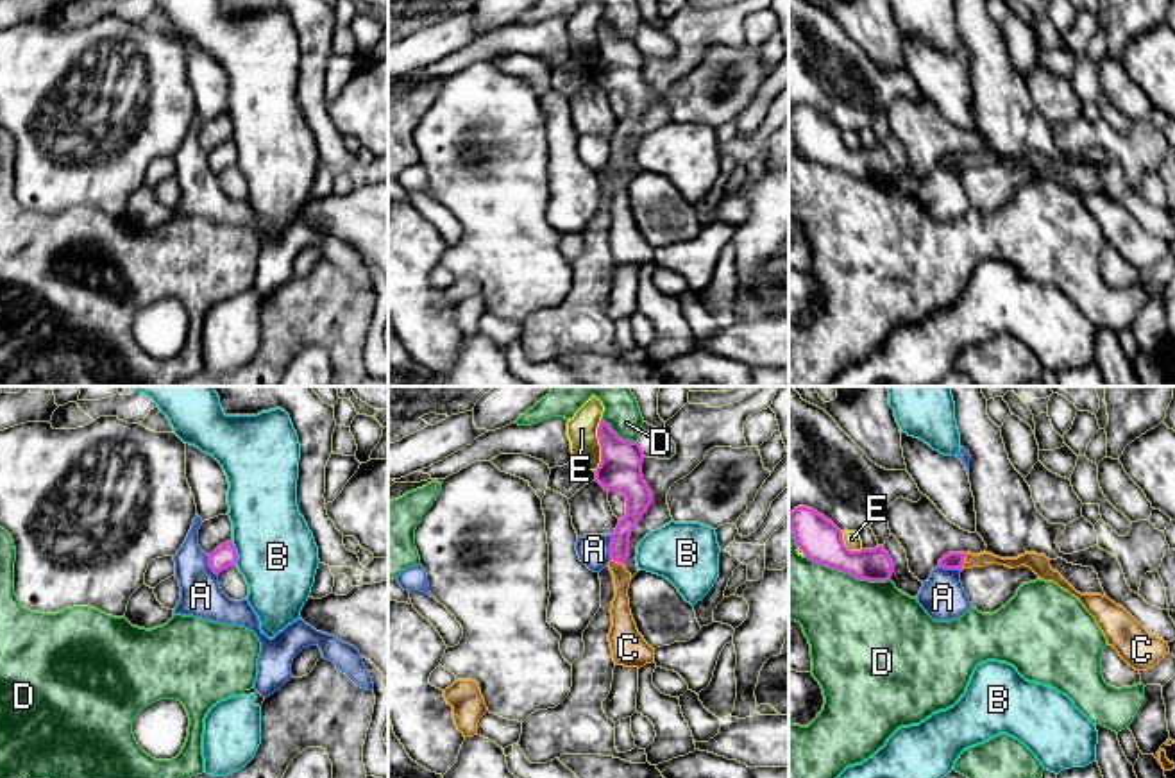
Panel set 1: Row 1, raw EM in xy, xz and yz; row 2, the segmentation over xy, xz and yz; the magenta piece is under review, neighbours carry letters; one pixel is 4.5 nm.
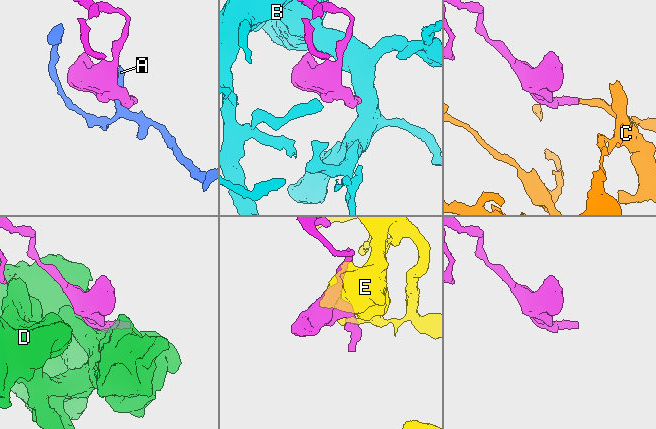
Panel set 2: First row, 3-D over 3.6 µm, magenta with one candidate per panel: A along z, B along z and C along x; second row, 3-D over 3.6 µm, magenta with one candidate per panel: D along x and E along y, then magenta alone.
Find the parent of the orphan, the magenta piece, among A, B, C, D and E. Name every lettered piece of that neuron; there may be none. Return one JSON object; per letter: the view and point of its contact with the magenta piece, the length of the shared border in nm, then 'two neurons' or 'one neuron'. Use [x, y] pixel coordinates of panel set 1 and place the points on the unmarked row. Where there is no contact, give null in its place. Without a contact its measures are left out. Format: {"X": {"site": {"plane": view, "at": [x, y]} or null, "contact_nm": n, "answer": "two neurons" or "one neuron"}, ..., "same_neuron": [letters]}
{"A": {"site": {"plane": "xz", "at": [610, 145]}, "contact_nm": 120, "answer": "two neurons"}, "B": {"site": {"plane": "xy", "at": [236, 152]}, "contact_nm": 110, "answer": "two neurons"}, "C": {"site": {"plane": "yz", "at": [963, 161]}, "contact_nm": 80, "answer": "one neuron"}, "D": {"site": {"plane": "yz", "at": [848, 172]}, "contact_nm": 400, "answer": "two neurons"}, "E": {"site": {"plane": "xz", "at": [600, 43]}, "contact_nm": 220, "answer": "two neurons"}, "same_neuron": ["C"]}

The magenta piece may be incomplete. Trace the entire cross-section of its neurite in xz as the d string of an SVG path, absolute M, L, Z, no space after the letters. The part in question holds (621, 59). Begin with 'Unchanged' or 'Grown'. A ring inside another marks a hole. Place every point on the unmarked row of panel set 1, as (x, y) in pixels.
Grown. M604 20L599 21L597 38L601 63L596 80L606 91L621 91L626 97L626 114L619 118L610 141L608 166L613 173L615 197L612 200L612 227L608 241L615 265L644 266L655 261L655 249L638 233L630 209L628 188L631 173L624 163L630 156L630 136L633 127L653 102L653 93L642 75L644 50L638 41L622 39Z

